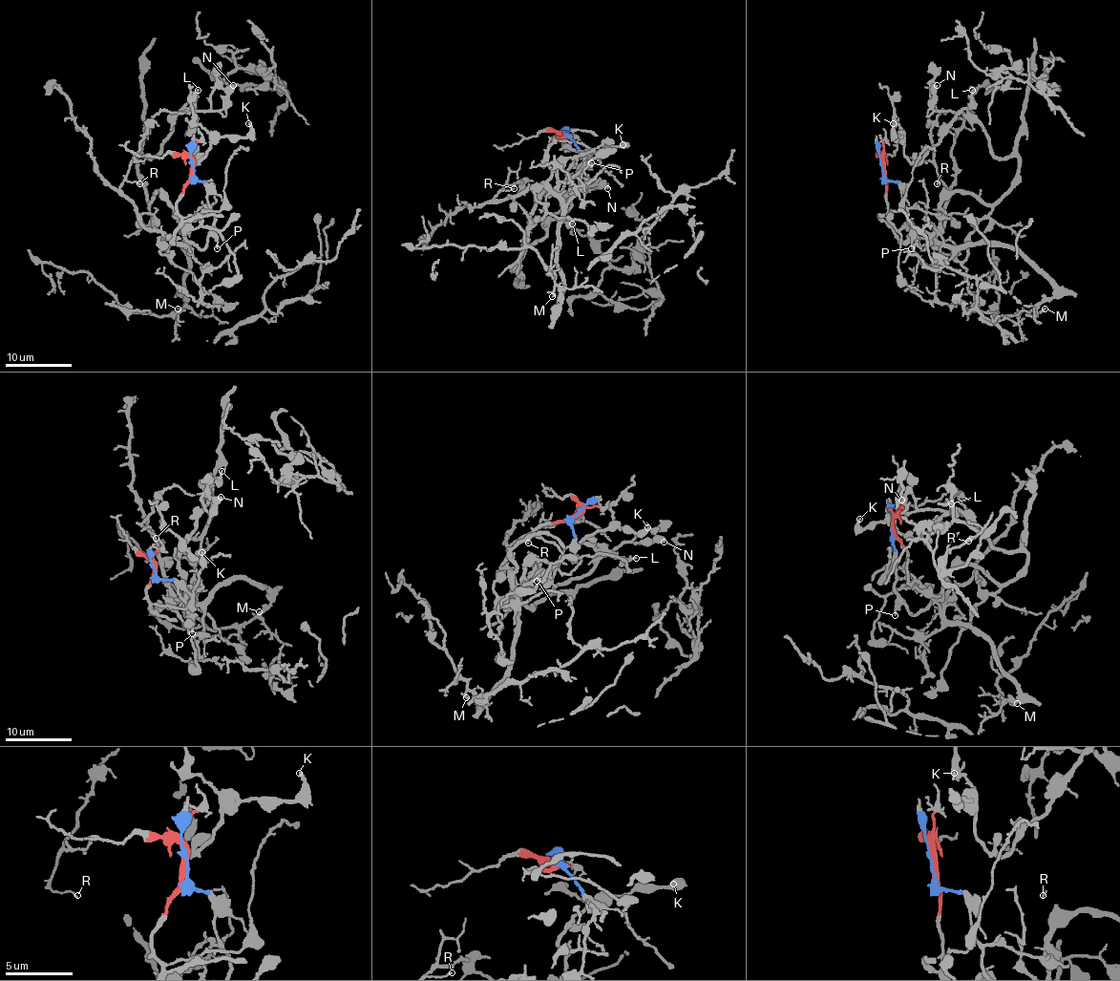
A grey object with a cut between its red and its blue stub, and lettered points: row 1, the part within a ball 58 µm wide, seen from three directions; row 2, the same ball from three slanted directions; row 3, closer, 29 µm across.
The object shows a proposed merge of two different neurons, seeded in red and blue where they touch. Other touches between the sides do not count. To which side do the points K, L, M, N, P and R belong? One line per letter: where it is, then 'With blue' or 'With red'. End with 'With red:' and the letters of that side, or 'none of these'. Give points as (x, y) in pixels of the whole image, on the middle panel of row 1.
K: Place: (623, 144). With blue
L: Place: (572, 223). With blue
M: Place: (552, 296). With red
N: Place: (607, 188). With blue
P: Place: (591, 162). With blue
R: Place: (514, 188). With red
With red: M, R

